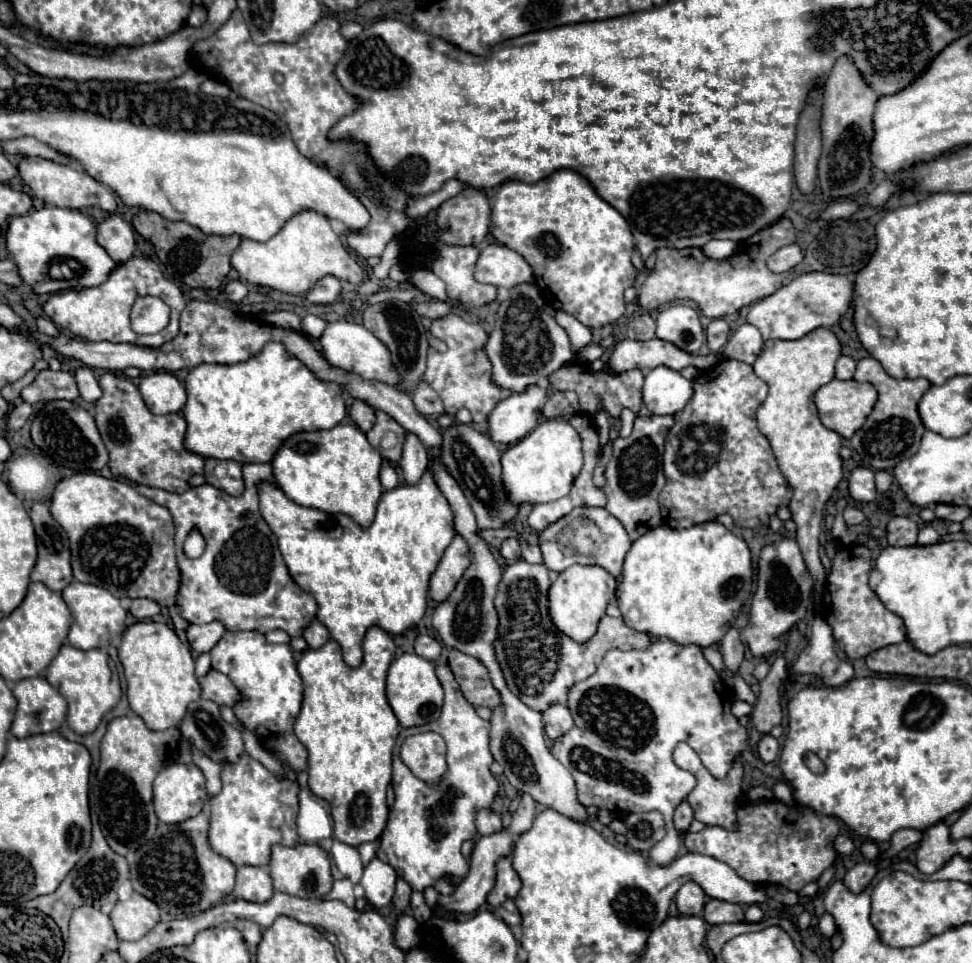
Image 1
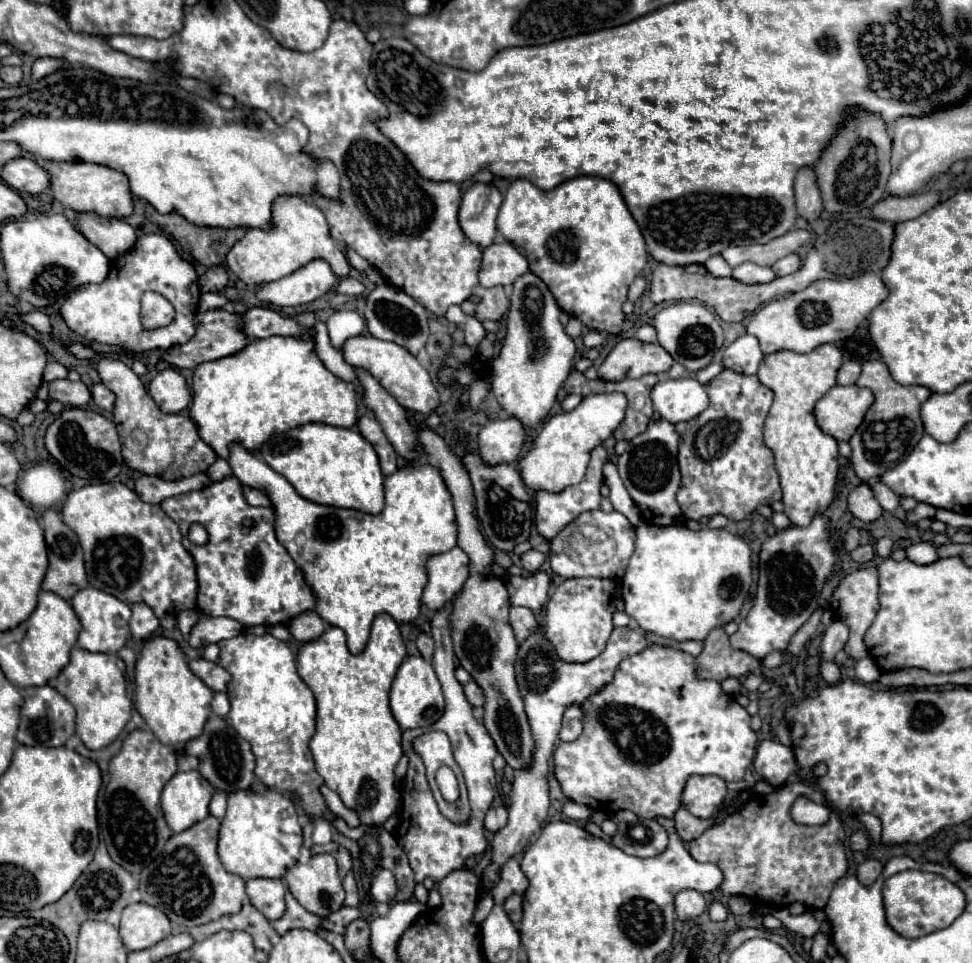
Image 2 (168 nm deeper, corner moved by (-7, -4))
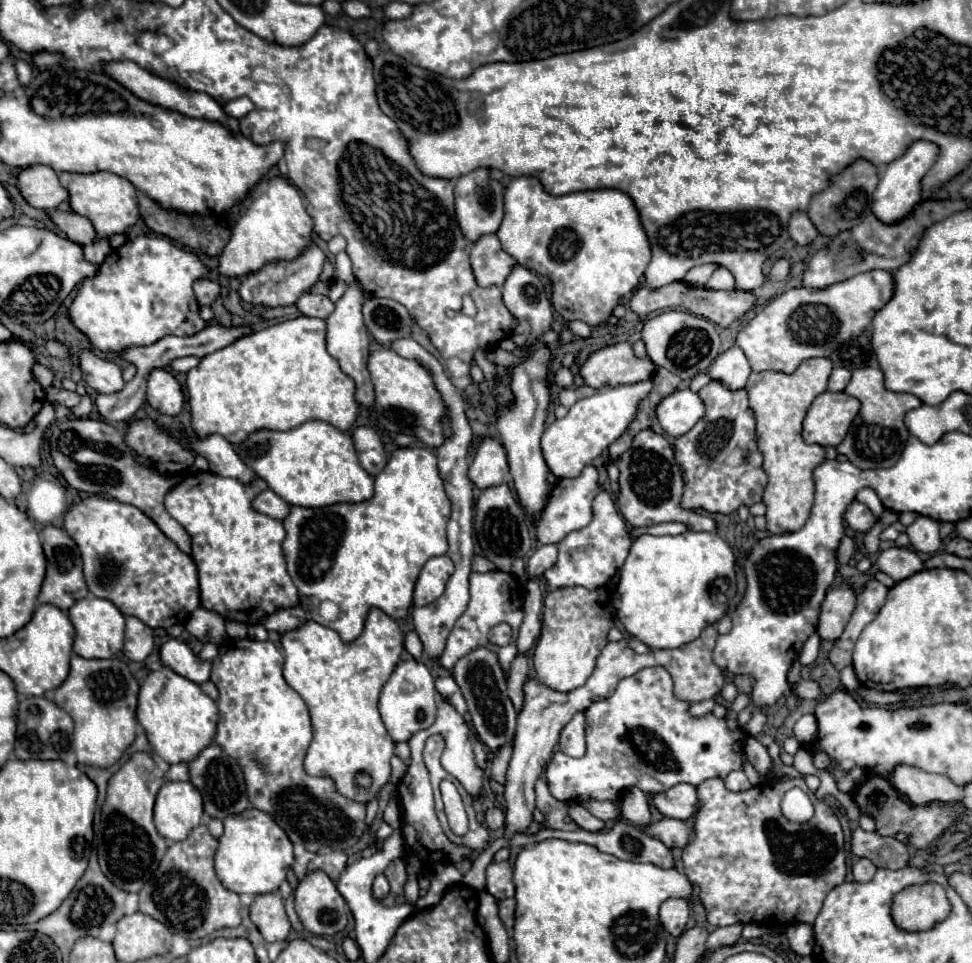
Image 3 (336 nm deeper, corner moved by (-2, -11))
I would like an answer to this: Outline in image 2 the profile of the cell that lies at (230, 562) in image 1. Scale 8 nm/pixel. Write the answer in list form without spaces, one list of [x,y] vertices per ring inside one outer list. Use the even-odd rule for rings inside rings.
[[[233,475],[221,481],[211,481],[203,489],[169,497],[161,503],[161,509],[169,513],[173,521],[177,521],[183,533],[183,545],[195,559],[199,581],[197,609],[203,611],[205,615],[231,617],[243,623],[243,627],[253,627],[253,625],[285,625],[289,619],[301,615],[303,611],[315,609],[315,597],[311,587],[305,583],[303,573],[275,537],[275,511],[271,507],[251,507],[243,499],[241,483]],[[193,523],[199,523],[207,529],[209,541],[205,545],[193,545],[187,539],[189,525]]]

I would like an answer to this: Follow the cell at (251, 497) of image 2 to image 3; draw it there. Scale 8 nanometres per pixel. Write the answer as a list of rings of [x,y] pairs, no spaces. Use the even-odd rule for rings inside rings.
[[[266,488],[264,492],[260,492],[254,500],[252,500],[252,508],[260,514],[266,514],[266,516],[272,516],[272,518],[278,518],[282,520],[286,514],[288,514],[288,502],[284,502],[278,494],[274,494],[270,488]]]

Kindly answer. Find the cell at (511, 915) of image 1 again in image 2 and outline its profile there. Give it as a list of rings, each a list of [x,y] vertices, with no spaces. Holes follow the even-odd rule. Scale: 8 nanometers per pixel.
[[[513,895],[513,897],[509,897],[509,899],[503,903],[503,909],[507,911],[509,919],[511,919],[515,925],[519,925],[519,921],[521,921],[521,917],[523,917],[521,903],[523,903],[523,897],[521,897],[521,895]]]

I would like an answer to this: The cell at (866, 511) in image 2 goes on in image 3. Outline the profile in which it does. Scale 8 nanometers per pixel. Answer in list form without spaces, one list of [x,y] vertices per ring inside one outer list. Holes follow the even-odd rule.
[[[854,500],[846,508],[846,514],[844,516],[846,516],[846,522],[850,524],[850,528],[856,530],[856,532],[868,532],[874,526],[874,522],[876,522],[876,518],[870,512],[870,508],[866,504],[858,502],[858,500]]]

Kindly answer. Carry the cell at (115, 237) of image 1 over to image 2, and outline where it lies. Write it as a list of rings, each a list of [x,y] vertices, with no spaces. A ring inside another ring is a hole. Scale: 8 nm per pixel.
[[[79,213],[75,227],[109,259],[125,253],[125,249],[131,249],[133,241],[137,241],[135,229],[123,219],[107,219],[95,213]]]

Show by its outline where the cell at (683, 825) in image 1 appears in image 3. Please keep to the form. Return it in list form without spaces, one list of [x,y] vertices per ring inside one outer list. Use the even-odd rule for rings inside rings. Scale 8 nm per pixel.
[[[662,818],[660,822],[652,822],[650,826],[646,826],[646,830],[662,840],[668,848],[684,848],[690,840],[690,828],[686,826],[686,822],[676,820],[676,818]]]

